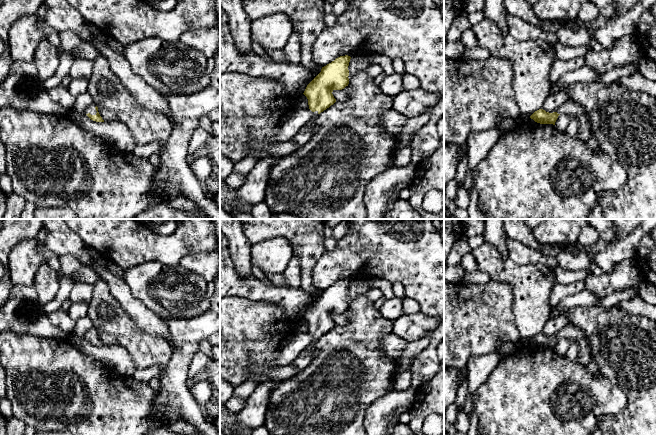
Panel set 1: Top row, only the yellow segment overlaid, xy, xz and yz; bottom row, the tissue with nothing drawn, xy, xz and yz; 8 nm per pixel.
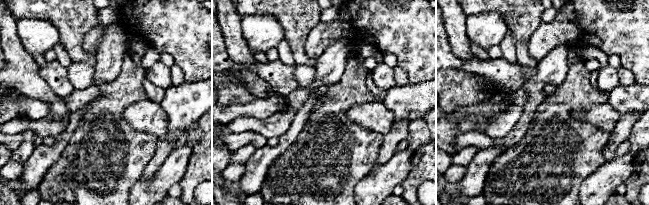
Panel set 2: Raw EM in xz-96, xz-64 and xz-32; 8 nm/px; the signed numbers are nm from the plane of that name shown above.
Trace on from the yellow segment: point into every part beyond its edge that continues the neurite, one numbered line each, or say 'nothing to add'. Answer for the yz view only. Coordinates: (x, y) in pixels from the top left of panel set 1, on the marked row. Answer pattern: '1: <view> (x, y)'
1: yz (579, 127)

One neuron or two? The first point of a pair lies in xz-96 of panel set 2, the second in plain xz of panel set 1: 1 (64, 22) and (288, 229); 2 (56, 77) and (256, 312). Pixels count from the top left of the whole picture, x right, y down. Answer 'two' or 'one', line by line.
1: one
2: two

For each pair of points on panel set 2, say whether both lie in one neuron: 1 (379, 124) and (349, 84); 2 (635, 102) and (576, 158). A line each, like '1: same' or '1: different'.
1: different
2: different

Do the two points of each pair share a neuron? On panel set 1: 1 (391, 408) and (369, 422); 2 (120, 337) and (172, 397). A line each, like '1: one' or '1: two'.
1: one
2: two

